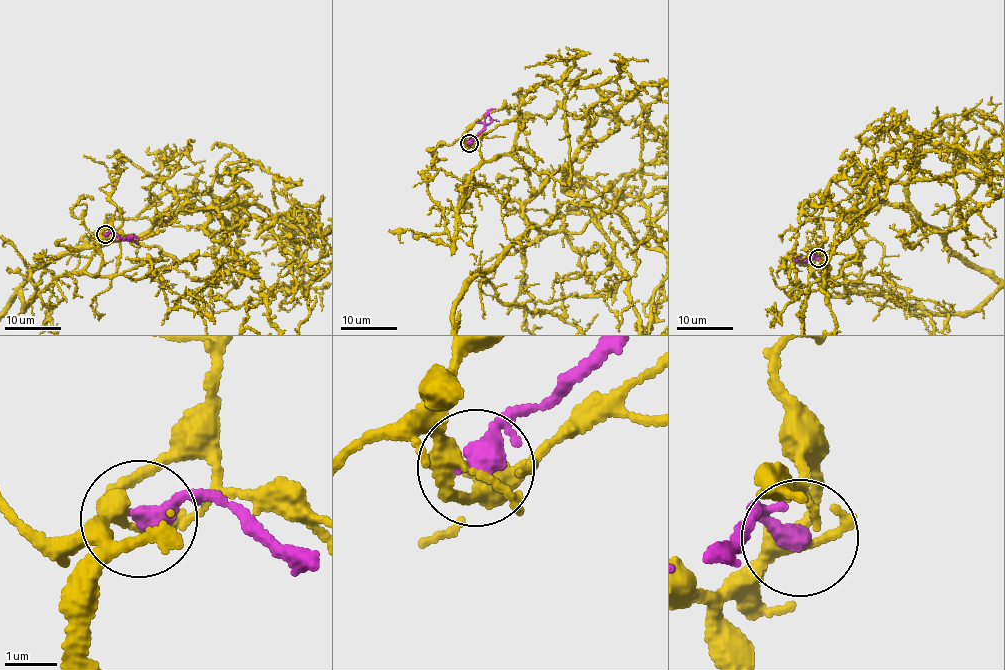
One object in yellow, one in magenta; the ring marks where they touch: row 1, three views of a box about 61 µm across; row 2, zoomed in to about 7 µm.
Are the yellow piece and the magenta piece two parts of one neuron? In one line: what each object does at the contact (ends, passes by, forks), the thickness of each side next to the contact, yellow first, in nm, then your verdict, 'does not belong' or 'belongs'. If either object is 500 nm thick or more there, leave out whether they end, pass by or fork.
yellow forks there; magenta ends there; 240 nm thick on the yellow side, 420 nm on the other; does not belong

